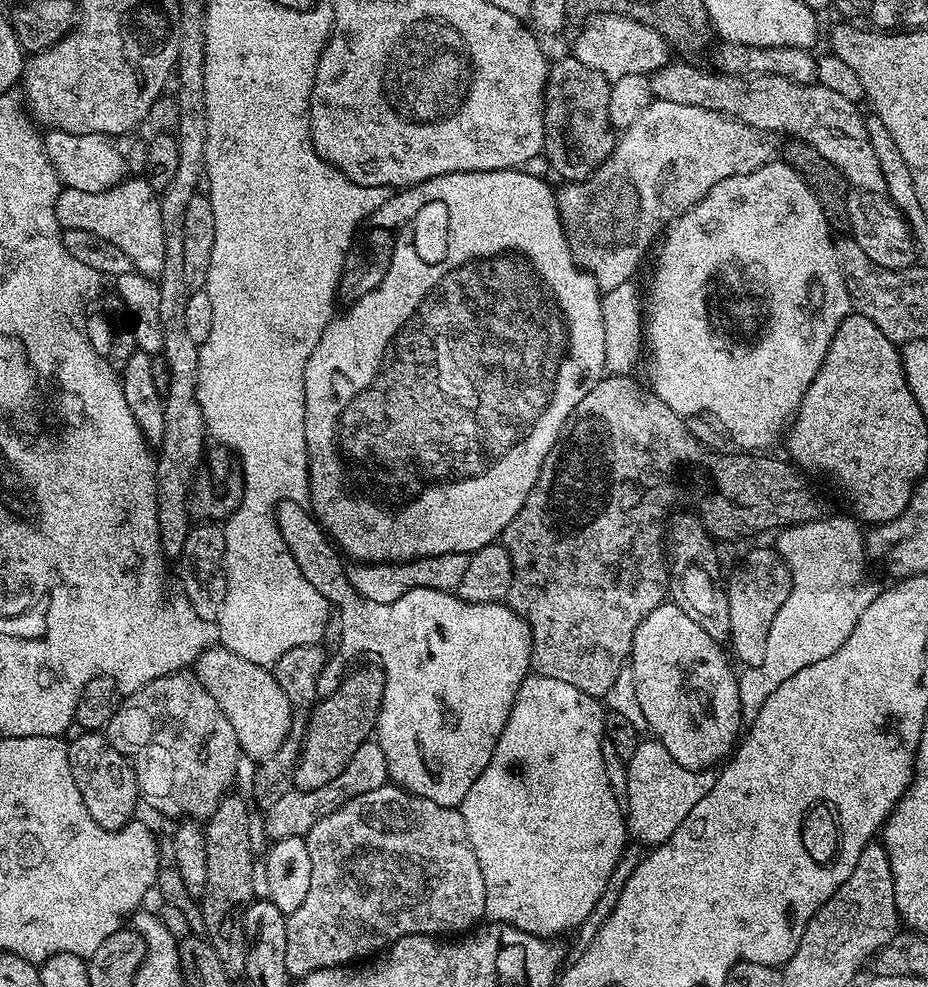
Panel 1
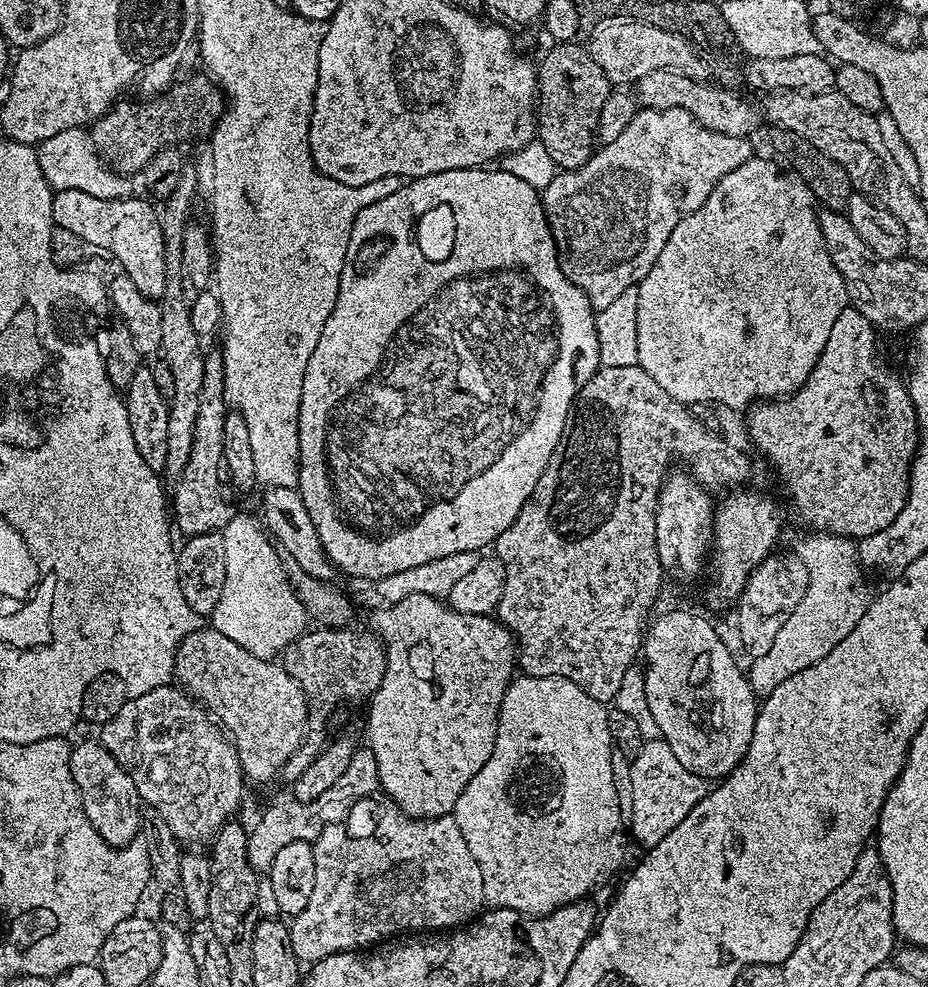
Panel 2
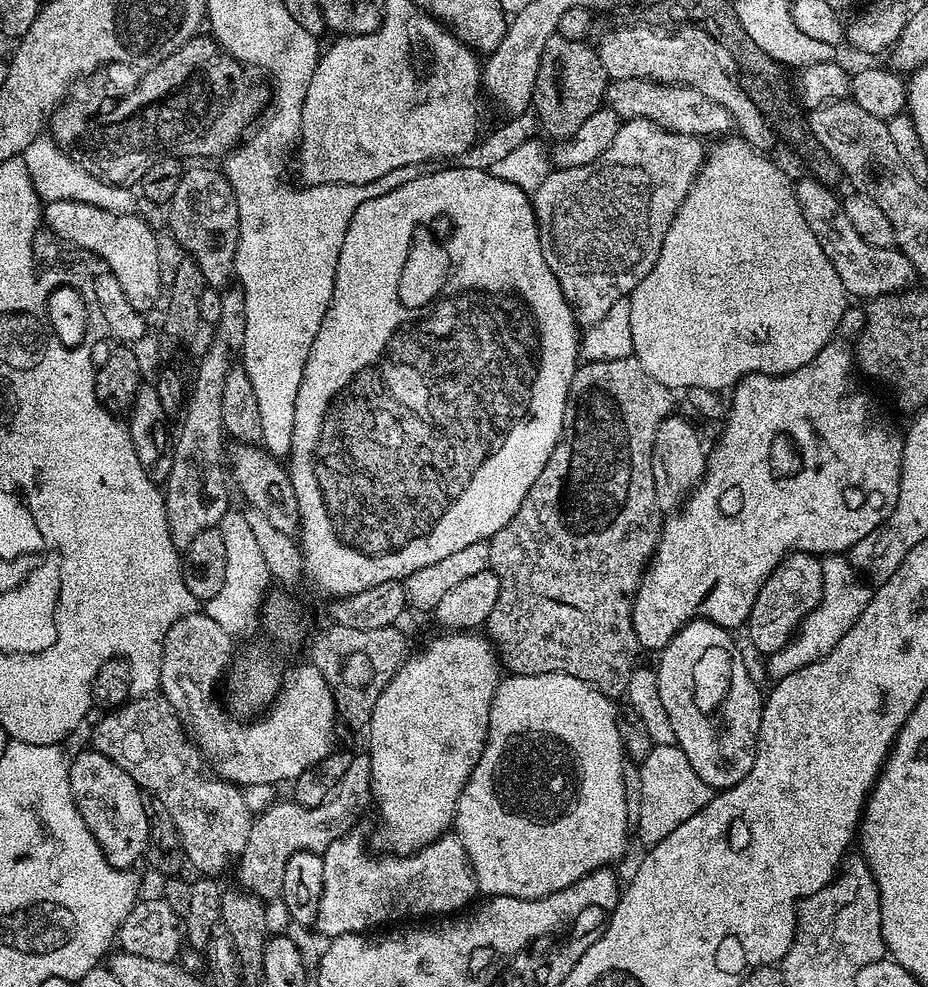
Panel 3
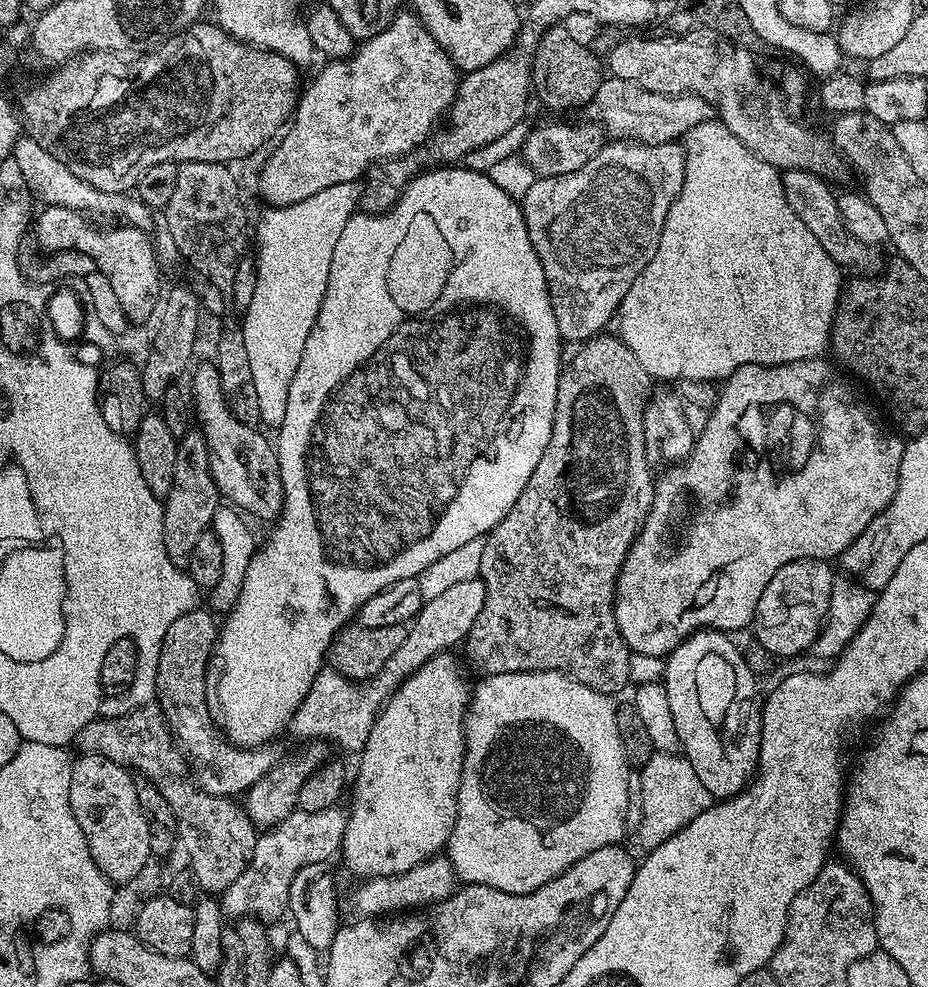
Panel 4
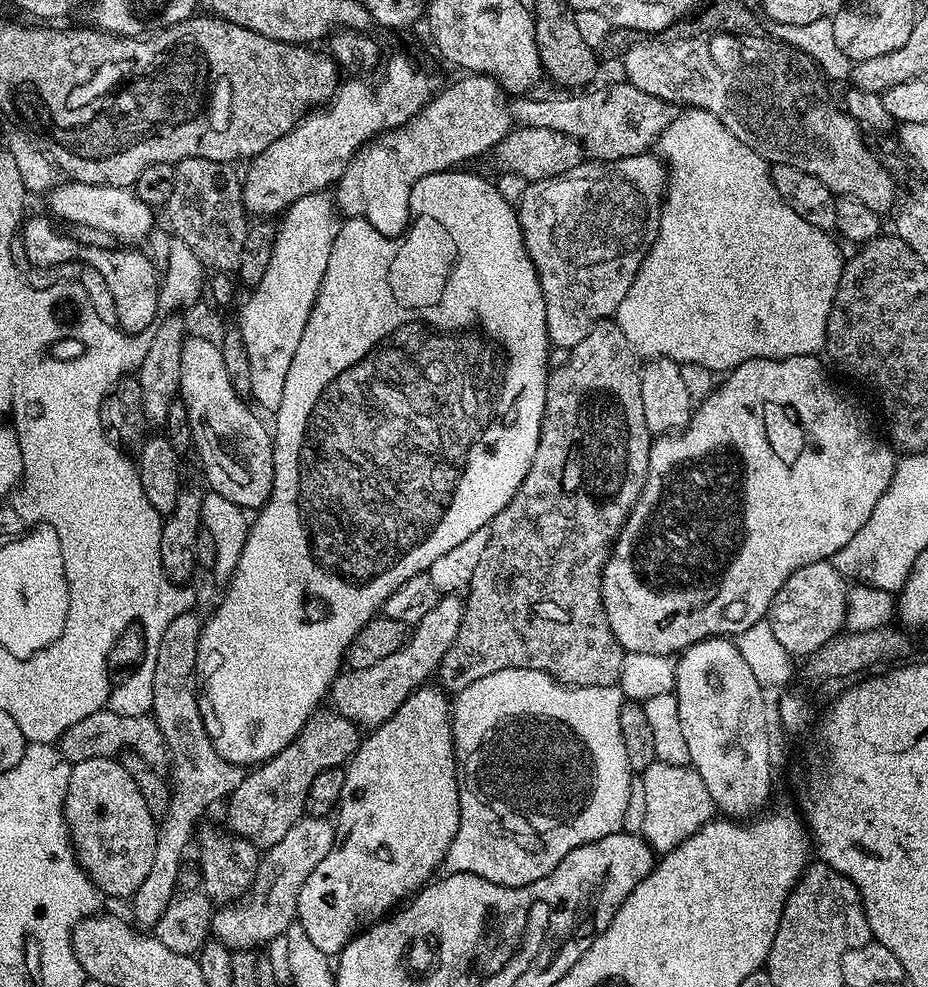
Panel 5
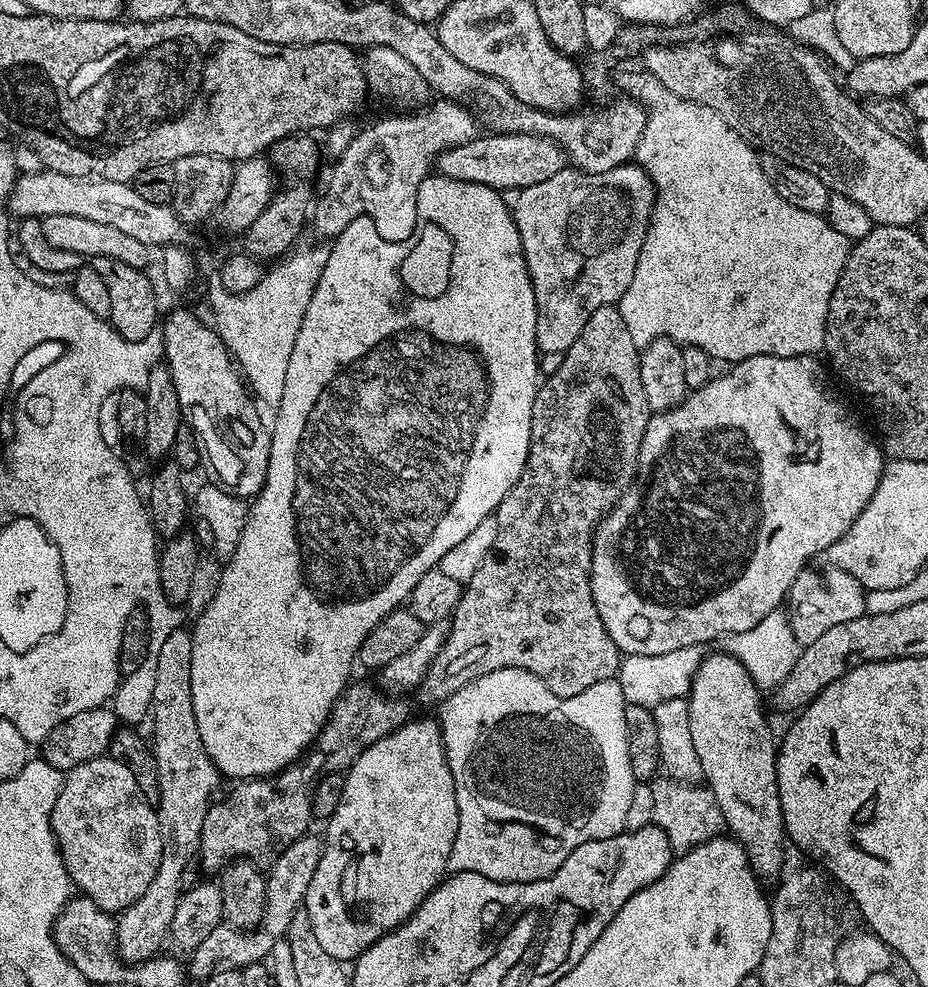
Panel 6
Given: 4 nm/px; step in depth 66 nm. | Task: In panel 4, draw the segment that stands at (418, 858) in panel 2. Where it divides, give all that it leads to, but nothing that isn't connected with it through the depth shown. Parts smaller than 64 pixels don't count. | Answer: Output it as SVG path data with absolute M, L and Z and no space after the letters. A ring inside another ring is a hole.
M437 854L408 872L397 876L373 876L361 884L364 885L352 896L357 910L360 911L357 913L364 918L384 918L389 914L400 914L405 910L420 910L425 906L439 904L456 891L458 877L447 855Z

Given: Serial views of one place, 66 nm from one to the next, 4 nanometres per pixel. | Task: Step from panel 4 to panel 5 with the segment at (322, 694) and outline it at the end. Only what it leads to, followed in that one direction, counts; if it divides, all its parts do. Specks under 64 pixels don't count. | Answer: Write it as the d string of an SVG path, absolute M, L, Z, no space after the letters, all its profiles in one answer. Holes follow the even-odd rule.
M441 595L440 601L414 625L408 641L398 651L390 654L387 658L374 662L374 666L341 671L340 675L332 683L330 704L332 700L333 706L336 707L333 709L361 729L371 730L379 728L382 722L386 722L396 713L398 706L402 706L402 702L406 702L406 698L410 698L412 692L415 692L418 688L425 687L431 681L428 679L431 676L433 679L437 675L442 658L446 658L446 650L450 650L450 646L454 646L454 638L458 638L458 630L462 626L462 618L464 617L464 603L465 601L459 595Z

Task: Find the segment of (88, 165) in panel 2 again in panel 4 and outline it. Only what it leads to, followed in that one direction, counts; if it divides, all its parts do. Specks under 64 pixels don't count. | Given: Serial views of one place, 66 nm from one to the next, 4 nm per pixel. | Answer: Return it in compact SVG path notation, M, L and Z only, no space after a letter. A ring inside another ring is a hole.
M24 134L15 142L11 157L14 157L22 173L26 186L35 201L42 201L43 205L60 205L68 209L82 211L86 214L92 212L104 216L121 216L121 221L128 222L129 227L150 232L154 229L153 216L155 211L144 206L143 203L131 193L98 191L89 183L82 182L80 178L64 162L59 162L48 150L43 150L36 139Z

